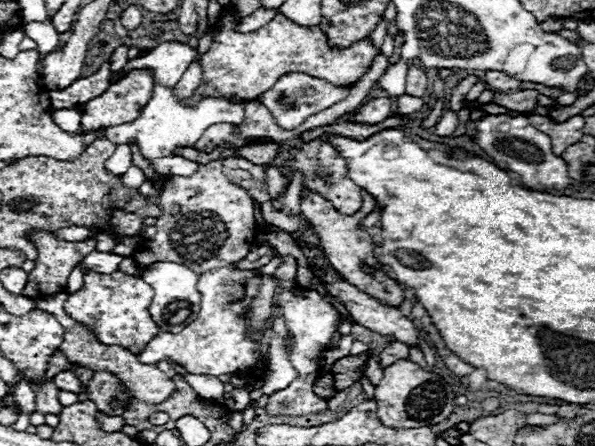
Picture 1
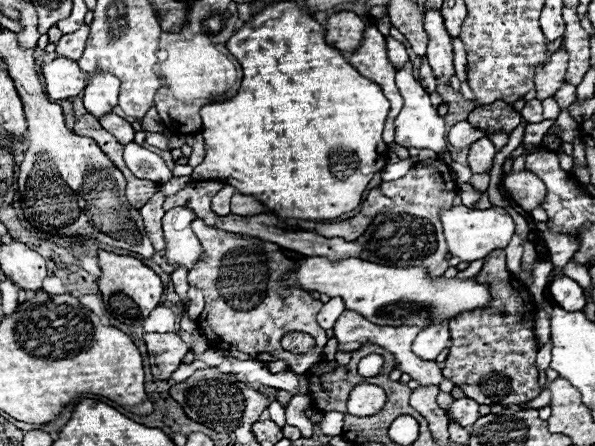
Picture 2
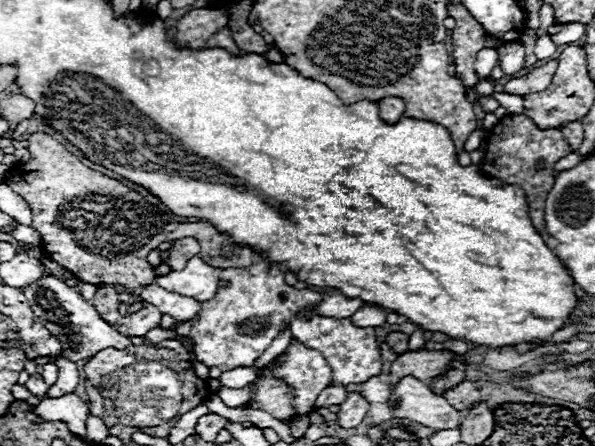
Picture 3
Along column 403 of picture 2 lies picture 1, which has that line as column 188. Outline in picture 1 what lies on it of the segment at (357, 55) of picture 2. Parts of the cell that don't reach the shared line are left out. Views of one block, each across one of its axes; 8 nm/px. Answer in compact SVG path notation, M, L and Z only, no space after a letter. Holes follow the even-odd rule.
M232 4L222 8L214 26L216 34L212 46L200 58L202 82L188 104L198 104L204 96L226 98L234 100L236 104L250 102L252 98L258 98L268 88L272 88L280 76L290 72L302 72L312 78L348 88L372 68L372 62L378 56L378 48L372 44L370 36L350 44L348 48L330 48L326 34L318 26L300 26L288 20L284 14L276 14L268 24L254 32L238 32L236 26L240 22L242 16Z

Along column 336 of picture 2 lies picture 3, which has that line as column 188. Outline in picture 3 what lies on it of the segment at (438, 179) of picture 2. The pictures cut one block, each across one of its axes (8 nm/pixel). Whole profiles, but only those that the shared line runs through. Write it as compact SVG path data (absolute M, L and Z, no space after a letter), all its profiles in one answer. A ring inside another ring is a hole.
M182 238L182 240L174 240L170 250L168 250L168 258L166 258L166 264L172 268L172 270L180 270L186 266L186 262L192 258L192 256L198 256L200 254L200 246L194 238Z

